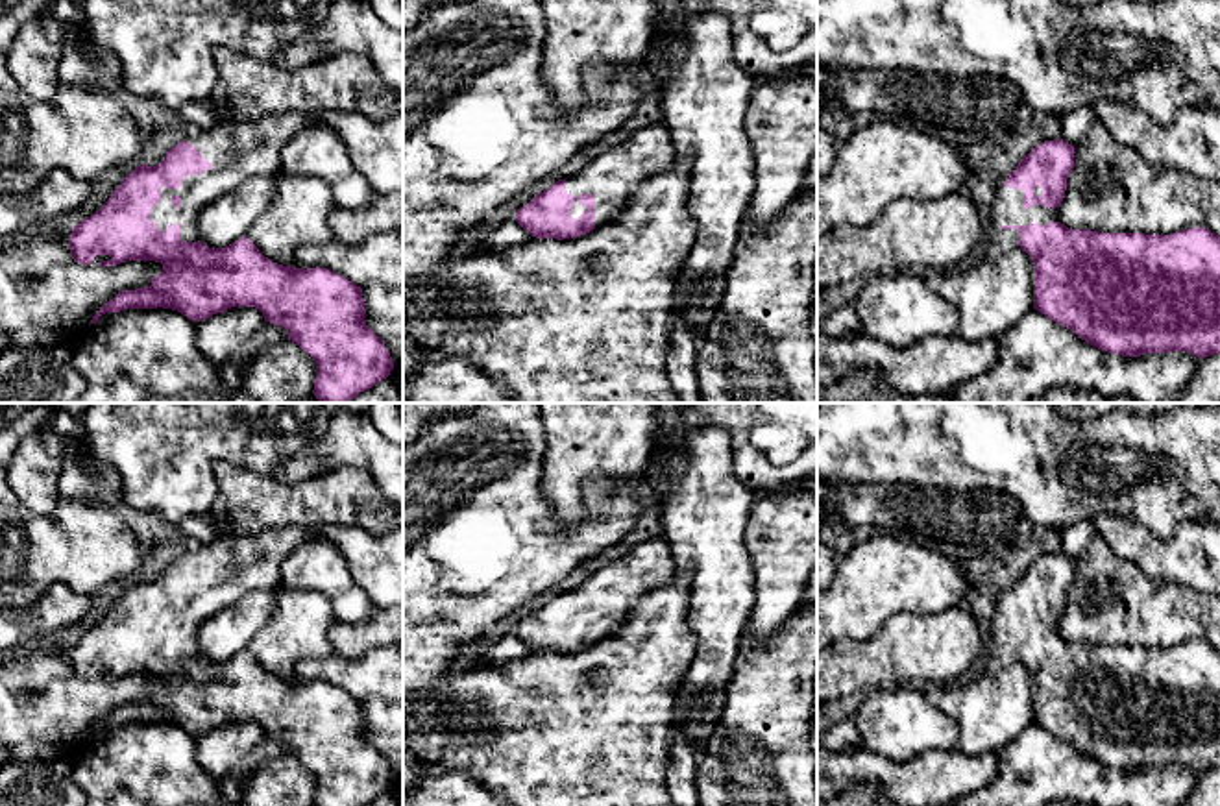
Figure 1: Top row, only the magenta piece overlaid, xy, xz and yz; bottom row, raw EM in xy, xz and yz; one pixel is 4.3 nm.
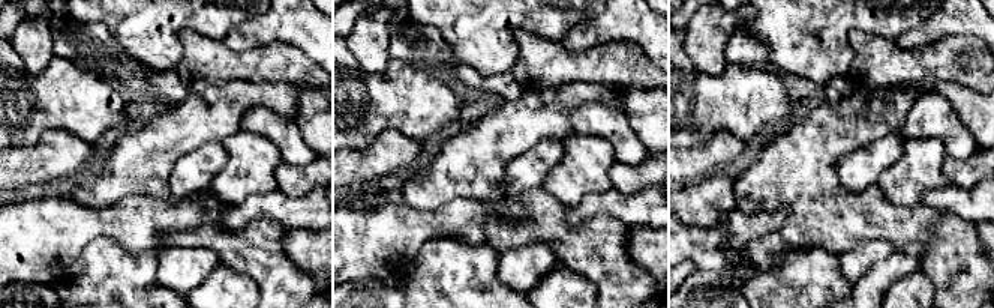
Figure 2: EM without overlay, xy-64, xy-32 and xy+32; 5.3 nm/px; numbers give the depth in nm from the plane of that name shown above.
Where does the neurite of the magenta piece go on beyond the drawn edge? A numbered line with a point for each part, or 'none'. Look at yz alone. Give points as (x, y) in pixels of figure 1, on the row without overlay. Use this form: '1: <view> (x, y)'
1: yz (1008, 623)

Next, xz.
1: xz (610, 592)

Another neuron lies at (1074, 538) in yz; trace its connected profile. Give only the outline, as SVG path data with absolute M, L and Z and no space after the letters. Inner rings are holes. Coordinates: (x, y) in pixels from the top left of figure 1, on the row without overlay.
M1092 521L1068 525L1059 531L1061 531L1061 553L1076 562L1094 536Z

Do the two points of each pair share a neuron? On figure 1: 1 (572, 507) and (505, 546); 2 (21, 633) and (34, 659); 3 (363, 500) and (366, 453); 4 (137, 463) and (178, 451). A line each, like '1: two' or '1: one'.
1: two
2: two
3: two
4: one

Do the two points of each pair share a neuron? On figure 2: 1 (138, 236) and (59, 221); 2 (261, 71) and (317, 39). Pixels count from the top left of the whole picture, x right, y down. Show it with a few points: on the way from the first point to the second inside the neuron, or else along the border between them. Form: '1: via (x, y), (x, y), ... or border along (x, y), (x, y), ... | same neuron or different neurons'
1: via (119, 224), (78, 223) | same neuron
2: border along (264, 44), (293, 44), (317, 63) | different neurons

